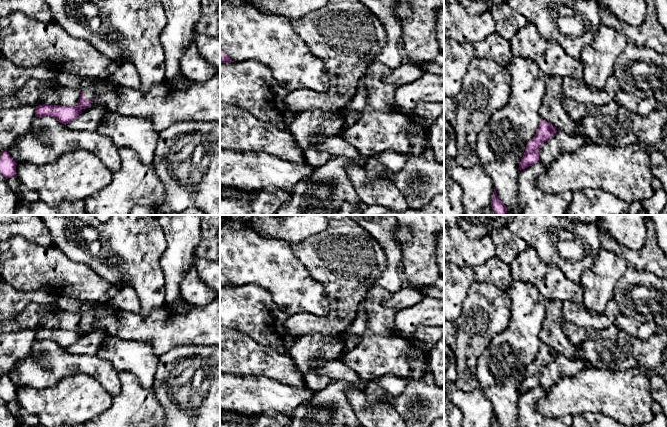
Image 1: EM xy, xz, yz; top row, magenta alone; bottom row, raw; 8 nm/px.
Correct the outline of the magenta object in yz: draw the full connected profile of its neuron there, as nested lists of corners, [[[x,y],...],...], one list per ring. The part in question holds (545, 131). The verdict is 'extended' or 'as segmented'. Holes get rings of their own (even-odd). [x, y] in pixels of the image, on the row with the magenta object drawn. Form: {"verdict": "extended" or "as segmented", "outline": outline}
{"verdict": "as segmented", "outline": [[[541,120],[535,136],[527,142],[524,155],[519,163],[519,170],[536,164],[539,159],[540,146],[548,141],[557,130],[547,121]]]}

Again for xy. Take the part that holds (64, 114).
{"verdict": "extended", "outline": [[[93,86],[82,89],[77,106],[47,105],[42,104],[35,107],[35,116],[50,116],[60,123],[66,125],[77,118],[83,109],[88,108],[94,98],[95,90]]]}

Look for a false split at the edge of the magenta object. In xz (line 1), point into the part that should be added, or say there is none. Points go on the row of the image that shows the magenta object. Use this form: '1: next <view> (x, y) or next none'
1: next none

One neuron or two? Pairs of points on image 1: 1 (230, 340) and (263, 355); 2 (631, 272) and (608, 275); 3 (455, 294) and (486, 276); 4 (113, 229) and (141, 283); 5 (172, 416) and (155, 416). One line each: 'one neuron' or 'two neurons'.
1: one neuron
2: two neurons
3: one neuron
4: one neuron
5: two neurons

